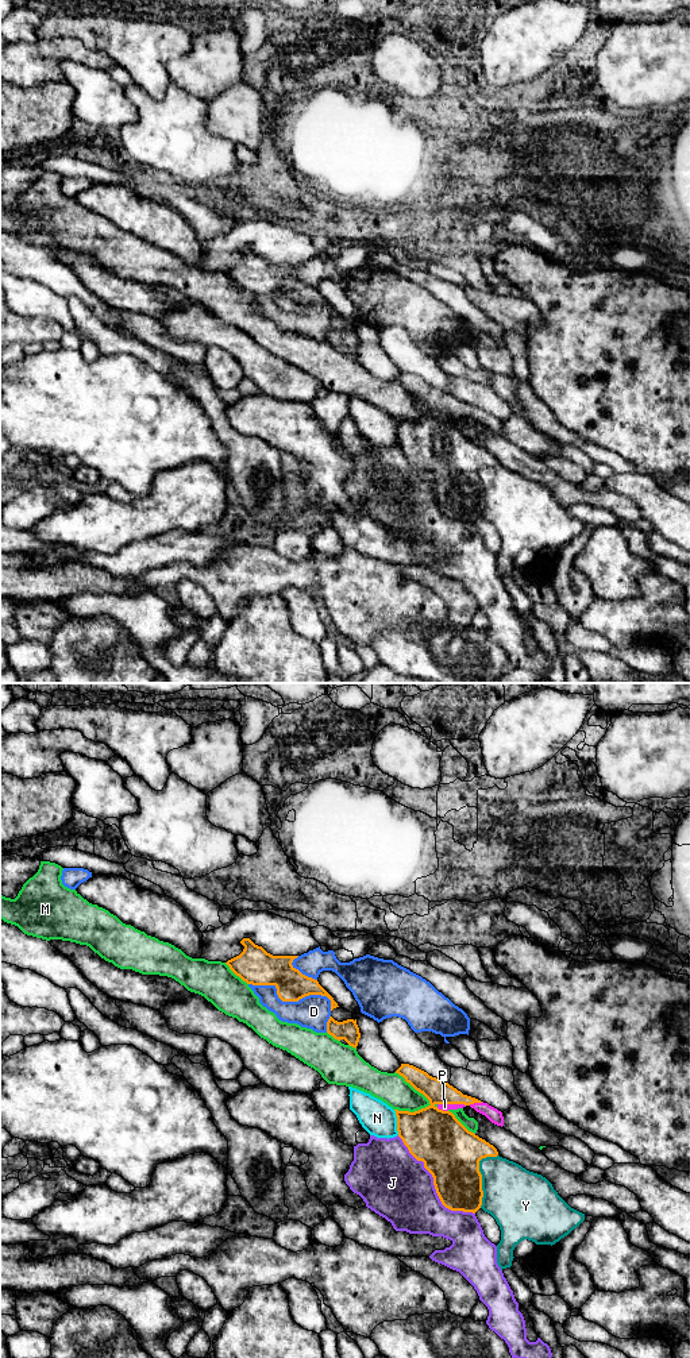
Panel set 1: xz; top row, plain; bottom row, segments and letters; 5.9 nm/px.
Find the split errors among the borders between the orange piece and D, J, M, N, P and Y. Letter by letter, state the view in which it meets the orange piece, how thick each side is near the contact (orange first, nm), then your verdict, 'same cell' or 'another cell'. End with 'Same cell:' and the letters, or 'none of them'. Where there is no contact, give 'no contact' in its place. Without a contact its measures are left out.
D: meets orange in xz; 190 nm thick on the orange side, 200 nm on the other; another cell
J: meets orange in xz; 340 nm thick on the orange side, 400 nm on the other; another cell
M: meets orange in xz; 220 nm thick on the orange side, 190 nm on the other; another cell
N: meets orange in xz; 320 nm thick on the orange side, 200 nm on the other; another cell
P: meets orange in xz; 320 nm thick on the orange side, 50 nm on the other; same cell
Y: meets orange in xz; 340 nm thick on the orange side, 360 nm on the other; another cell
Same cell: P

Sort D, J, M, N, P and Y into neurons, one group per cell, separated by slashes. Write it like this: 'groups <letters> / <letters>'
groups D / J / M / N / P / Y

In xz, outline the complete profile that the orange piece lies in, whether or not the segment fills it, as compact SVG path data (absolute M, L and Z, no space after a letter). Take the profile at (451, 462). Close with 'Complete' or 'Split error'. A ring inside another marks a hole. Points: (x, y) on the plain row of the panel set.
M401 373L396 382L429 409L428 416L415 421L394 418L398 445L432 483L442 513L451 520L475 522L483 506L479 470L497 466L498 460L469 440L451 420L470 414L501 436L502 421L413 374Z. Split error

